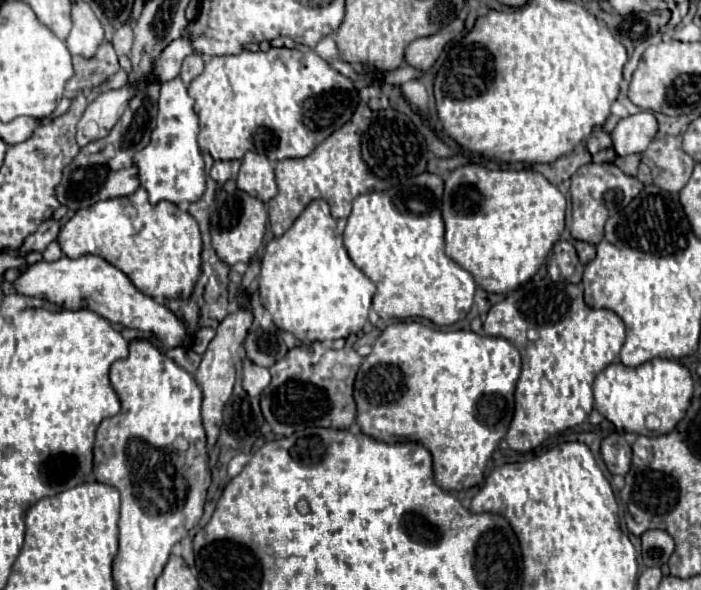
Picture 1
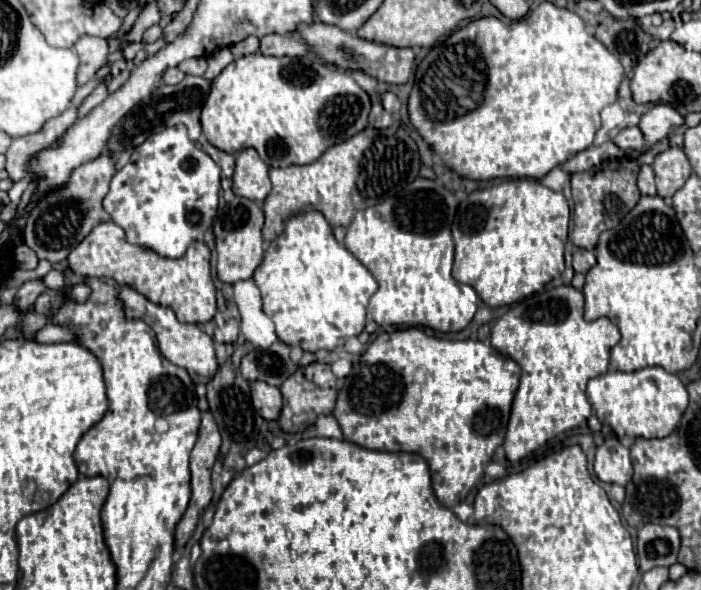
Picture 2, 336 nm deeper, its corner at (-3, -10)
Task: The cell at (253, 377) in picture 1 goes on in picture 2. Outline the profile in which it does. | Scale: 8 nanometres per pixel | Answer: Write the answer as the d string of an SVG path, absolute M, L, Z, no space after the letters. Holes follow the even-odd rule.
M251 382L251 404L257 414L261 414L265 420L277 420L279 410L283 406L281 392L275 386L263 384L263 382Z

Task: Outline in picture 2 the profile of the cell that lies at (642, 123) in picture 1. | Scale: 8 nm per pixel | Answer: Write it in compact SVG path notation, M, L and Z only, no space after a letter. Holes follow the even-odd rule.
M655 104L647 114L641 116L639 130L643 132L645 144L653 146L667 138L675 128L683 124L683 116L669 104Z

